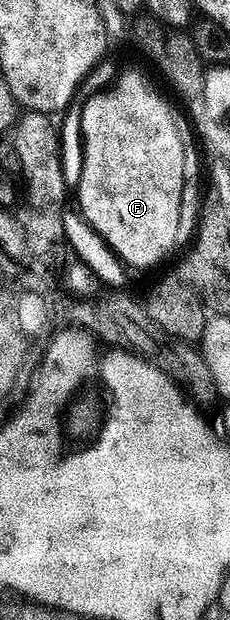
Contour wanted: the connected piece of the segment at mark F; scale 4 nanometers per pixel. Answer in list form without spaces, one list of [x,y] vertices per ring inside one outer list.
[[[125,70],[110,86],[88,97],[83,103],[83,111],[80,113],[80,129],[82,131],[83,168],[78,187],[83,190],[83,207],[87,207],[87,215],[91,215],[86,226],[90,228],[98,238],[102,239],[108,248],[115,250],[116,260],[131,259],[131,263],[147,263],[152,269],[159,267],[159,262],[176,250],[176,228],[178,209],[181,208],[182,173],[184,172],[185,153],[183,152],[185,140],[179,136],[179,127],[175,124],[175,115],[171,107],[151,88],[151,83],[139,71]]]

